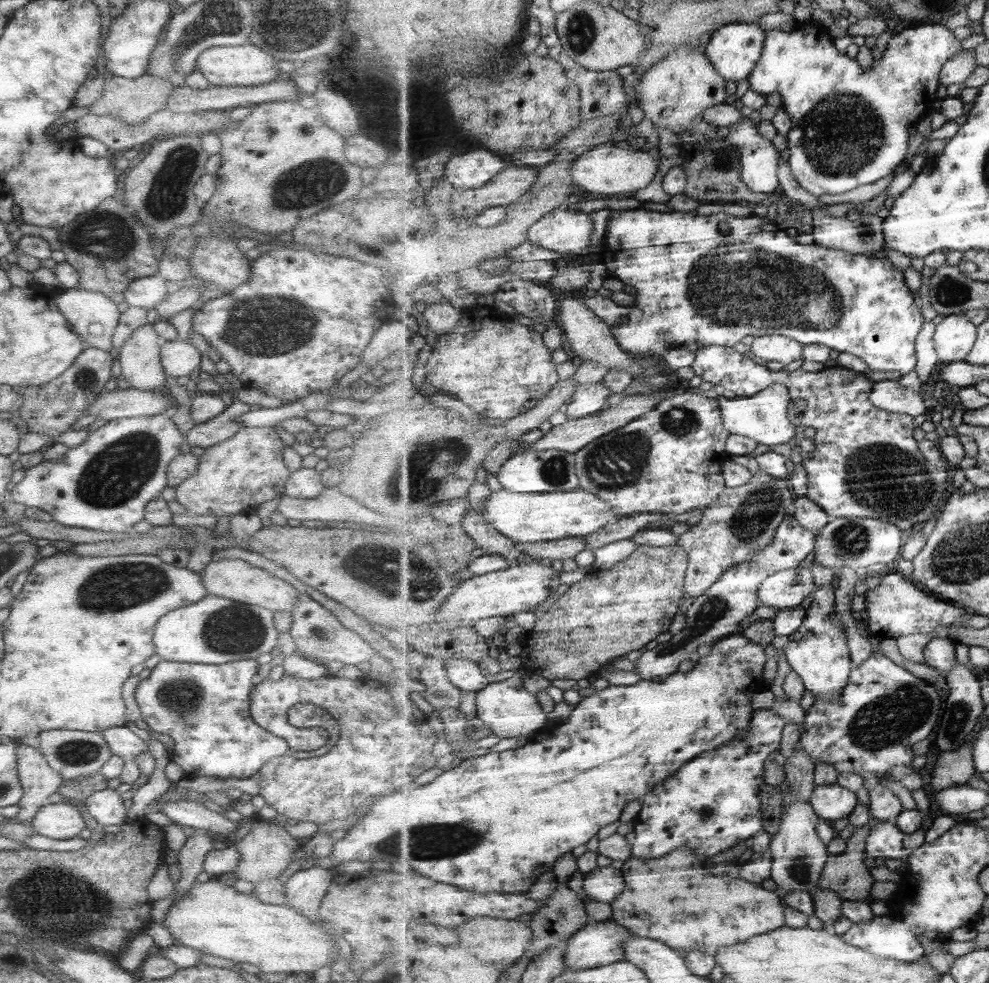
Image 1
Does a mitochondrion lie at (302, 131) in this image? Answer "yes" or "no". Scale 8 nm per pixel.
yes

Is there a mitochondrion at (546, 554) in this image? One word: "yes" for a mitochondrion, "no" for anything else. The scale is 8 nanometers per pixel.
no

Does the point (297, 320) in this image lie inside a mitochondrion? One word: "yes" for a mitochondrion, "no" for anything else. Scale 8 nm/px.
yes

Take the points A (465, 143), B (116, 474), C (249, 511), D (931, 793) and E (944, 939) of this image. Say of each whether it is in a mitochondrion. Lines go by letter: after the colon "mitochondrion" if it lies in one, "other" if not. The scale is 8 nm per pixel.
A: other
B: mitochondrion
C: other
D: other
E: other

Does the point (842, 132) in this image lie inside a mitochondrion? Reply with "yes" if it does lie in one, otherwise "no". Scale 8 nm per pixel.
yes

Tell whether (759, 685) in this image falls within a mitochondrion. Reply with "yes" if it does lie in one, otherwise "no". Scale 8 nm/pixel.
no

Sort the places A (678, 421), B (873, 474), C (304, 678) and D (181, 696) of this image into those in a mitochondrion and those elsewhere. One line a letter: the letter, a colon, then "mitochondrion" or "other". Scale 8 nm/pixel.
A: mitochondrion
B: mitochondrion
C: other
D: mitochondrion

